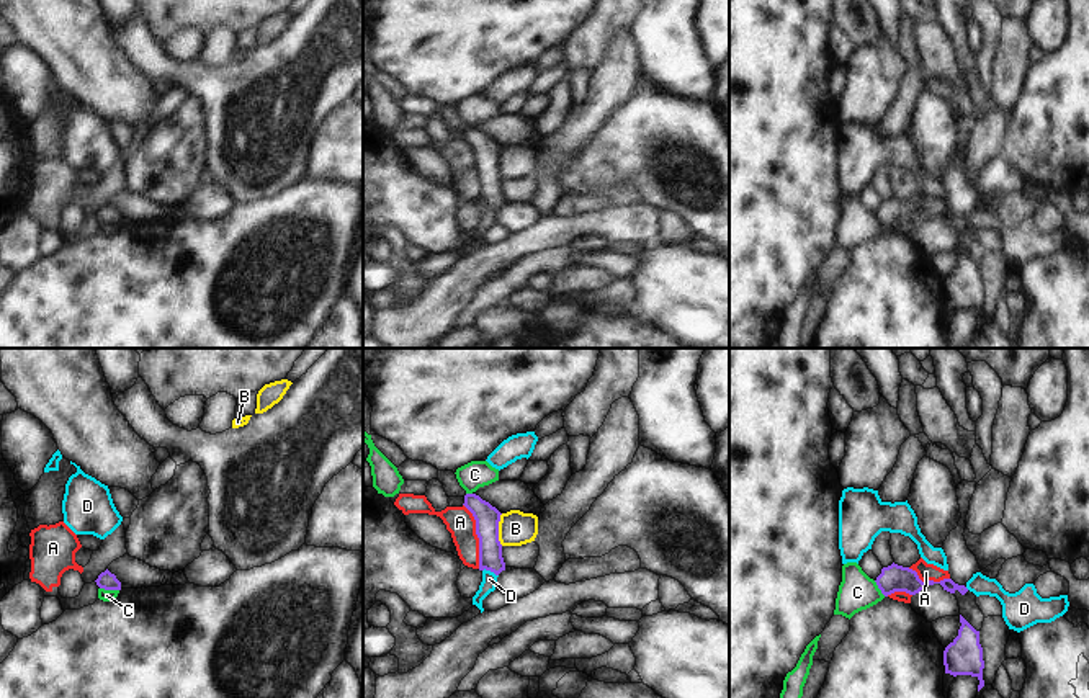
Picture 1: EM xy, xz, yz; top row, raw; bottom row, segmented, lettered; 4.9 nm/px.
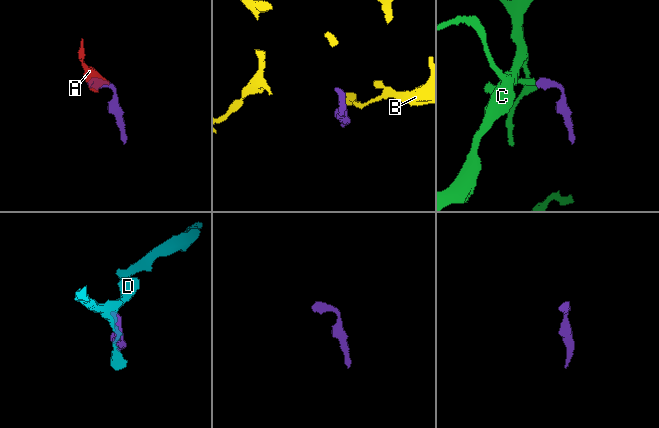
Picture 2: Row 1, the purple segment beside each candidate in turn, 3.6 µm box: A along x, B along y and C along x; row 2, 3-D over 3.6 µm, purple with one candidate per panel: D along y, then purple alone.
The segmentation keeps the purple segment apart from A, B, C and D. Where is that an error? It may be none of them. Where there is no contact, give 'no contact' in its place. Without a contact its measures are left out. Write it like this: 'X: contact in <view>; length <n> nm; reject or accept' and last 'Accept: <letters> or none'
A: contact in xz; length 340 nm; reject
B: contact in xz; length 160 nm; reject
C: contact in xy; length 100 nm; reject
D: contact in xz; length 90 nm; reject
Accept: none

